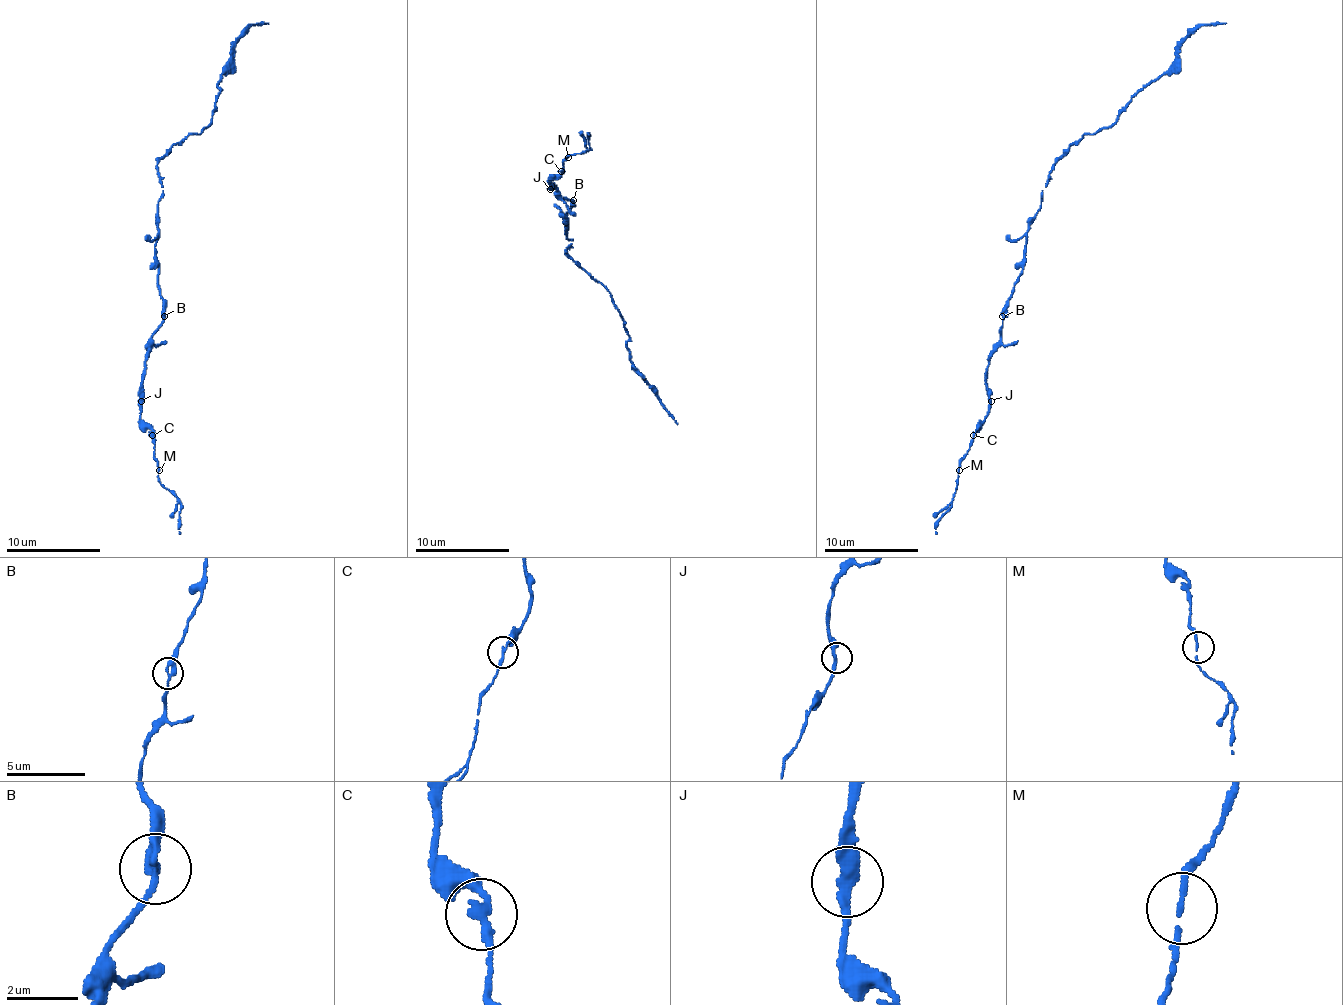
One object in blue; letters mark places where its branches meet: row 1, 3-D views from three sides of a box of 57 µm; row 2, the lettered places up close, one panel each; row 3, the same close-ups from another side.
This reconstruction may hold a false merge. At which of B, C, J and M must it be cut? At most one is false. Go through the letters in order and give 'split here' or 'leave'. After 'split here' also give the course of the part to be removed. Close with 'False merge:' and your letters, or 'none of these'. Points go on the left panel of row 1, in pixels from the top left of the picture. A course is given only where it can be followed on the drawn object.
B: leave
C: leave
J: leave
M: leave
False merge: none of these

